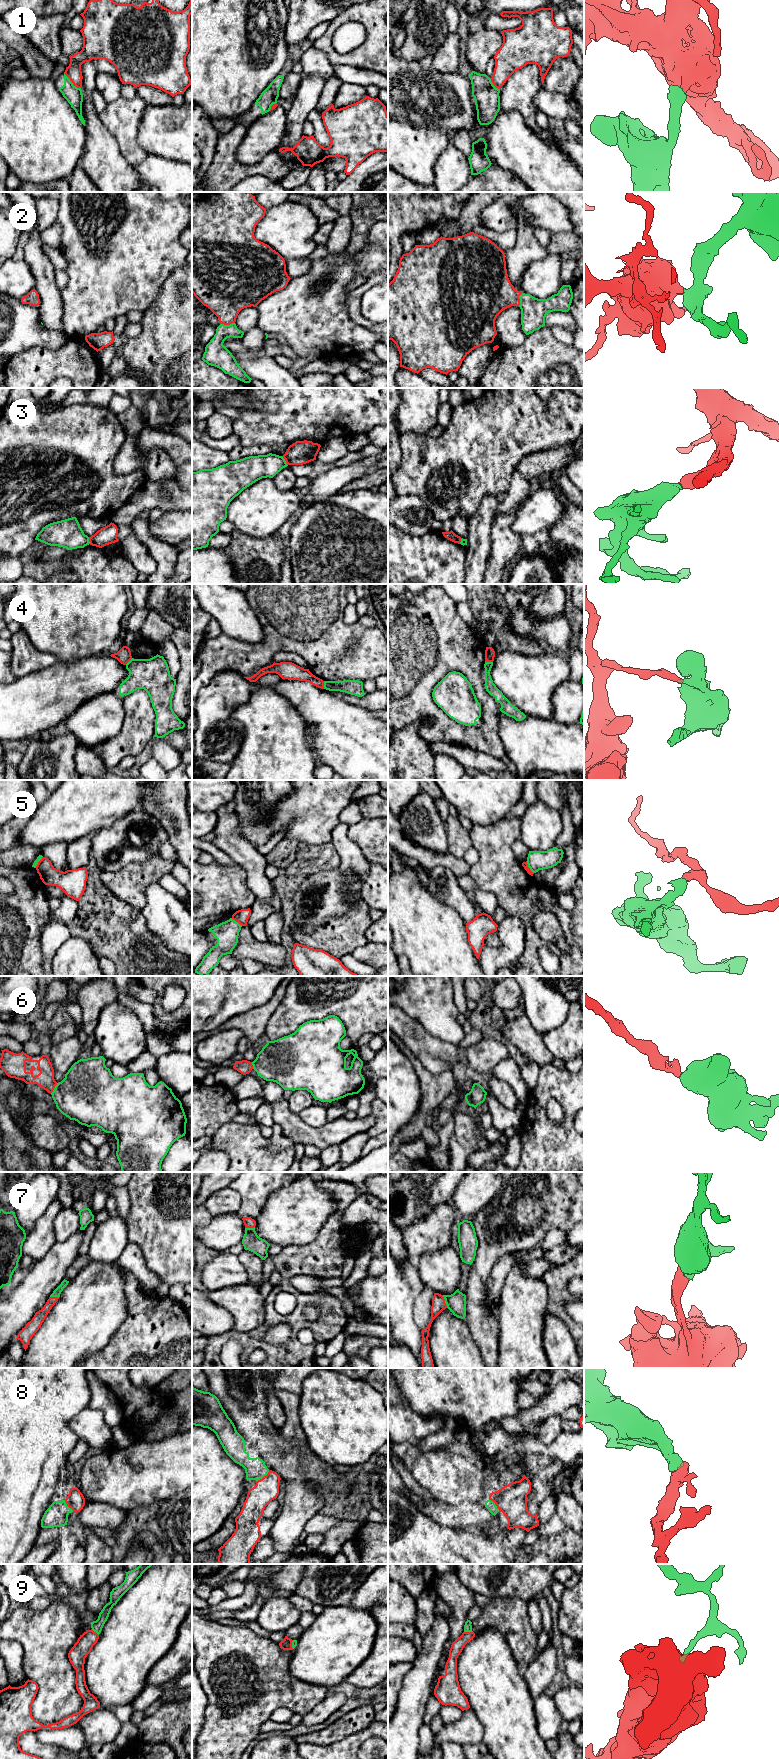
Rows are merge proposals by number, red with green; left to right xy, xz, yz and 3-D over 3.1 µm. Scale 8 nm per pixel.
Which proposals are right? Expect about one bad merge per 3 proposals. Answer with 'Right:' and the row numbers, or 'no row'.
Right: 2, 6, 7, 8

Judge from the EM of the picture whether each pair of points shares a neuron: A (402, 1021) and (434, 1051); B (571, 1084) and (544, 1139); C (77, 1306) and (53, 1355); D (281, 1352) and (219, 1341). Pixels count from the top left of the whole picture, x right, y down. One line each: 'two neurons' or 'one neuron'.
A: one neuron
B: one neuron
C: one neuron
D: one neuron

